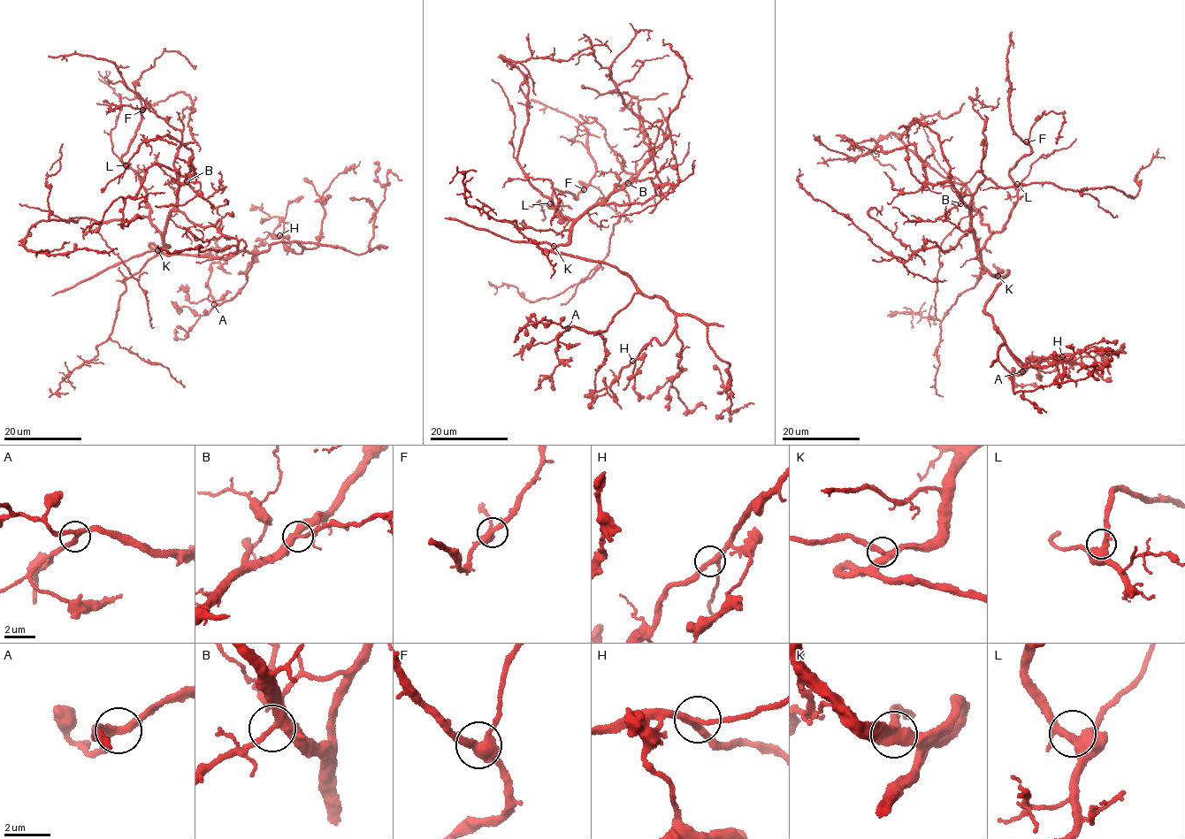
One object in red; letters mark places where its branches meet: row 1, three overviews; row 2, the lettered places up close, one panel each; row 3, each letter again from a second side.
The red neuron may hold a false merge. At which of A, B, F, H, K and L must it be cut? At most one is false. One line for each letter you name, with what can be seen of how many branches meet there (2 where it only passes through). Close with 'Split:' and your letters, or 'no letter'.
Split: no letter

